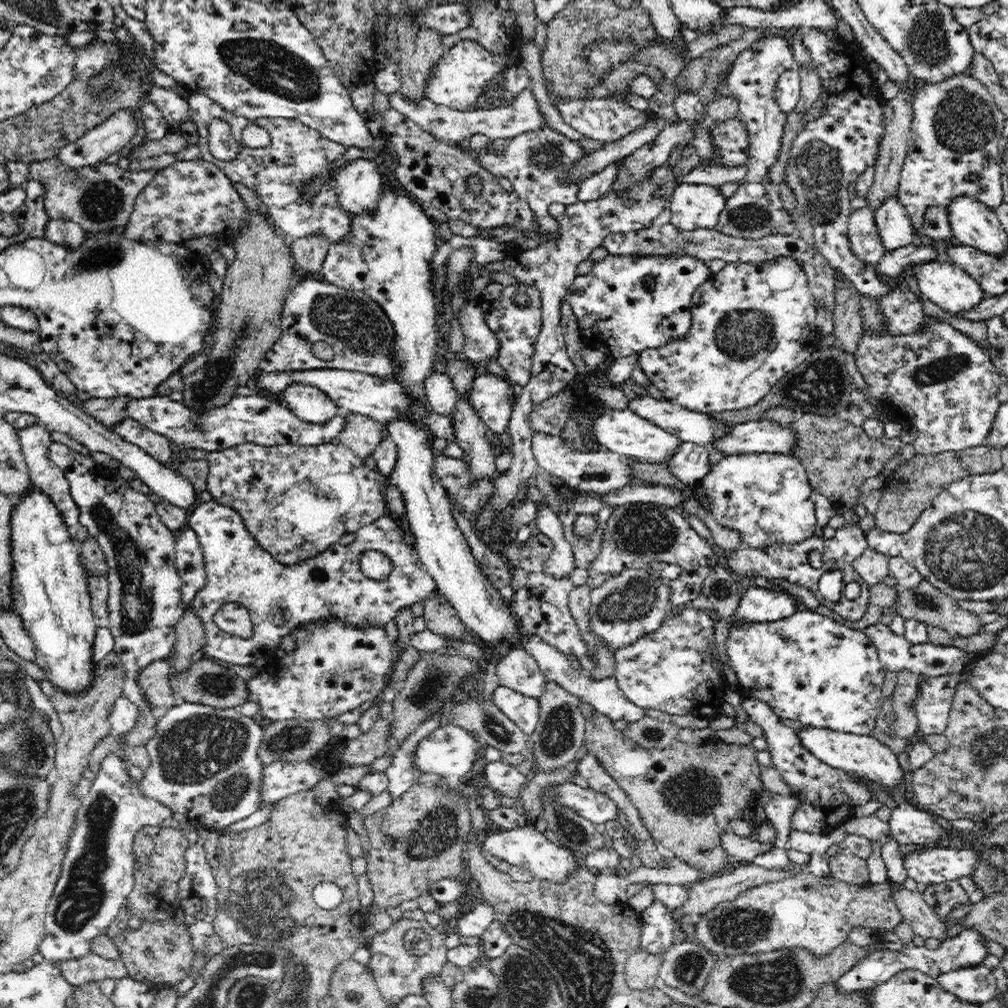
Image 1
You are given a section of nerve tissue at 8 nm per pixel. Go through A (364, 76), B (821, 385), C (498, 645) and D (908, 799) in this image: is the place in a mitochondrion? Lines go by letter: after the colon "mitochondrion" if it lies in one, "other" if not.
A: other
B: mitochondrion
C: other
D: other

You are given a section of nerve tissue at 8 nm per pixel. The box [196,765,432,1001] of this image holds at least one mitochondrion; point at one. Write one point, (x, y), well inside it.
(255, 899)

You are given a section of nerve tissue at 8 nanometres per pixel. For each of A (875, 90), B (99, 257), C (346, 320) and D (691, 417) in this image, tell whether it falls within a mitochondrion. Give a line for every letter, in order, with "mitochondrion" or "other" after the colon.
A: other
B: mitochondrion
C: mitochondrion
D: other

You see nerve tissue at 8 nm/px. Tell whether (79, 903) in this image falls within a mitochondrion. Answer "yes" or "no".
yes

